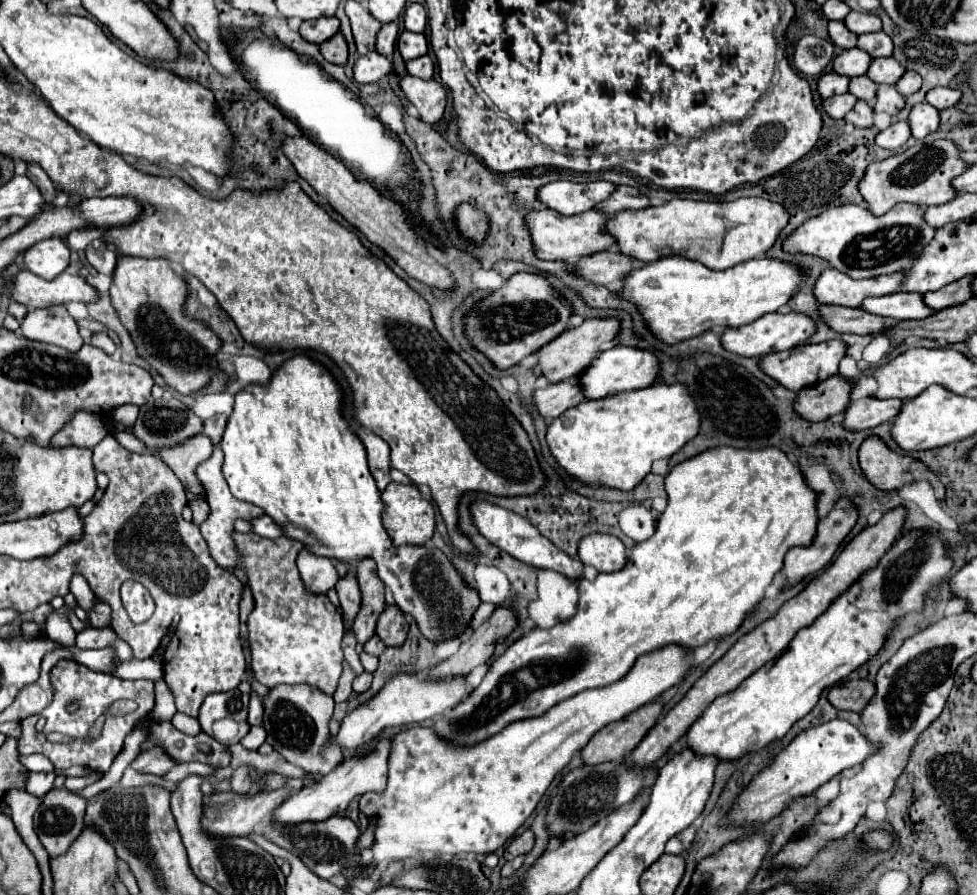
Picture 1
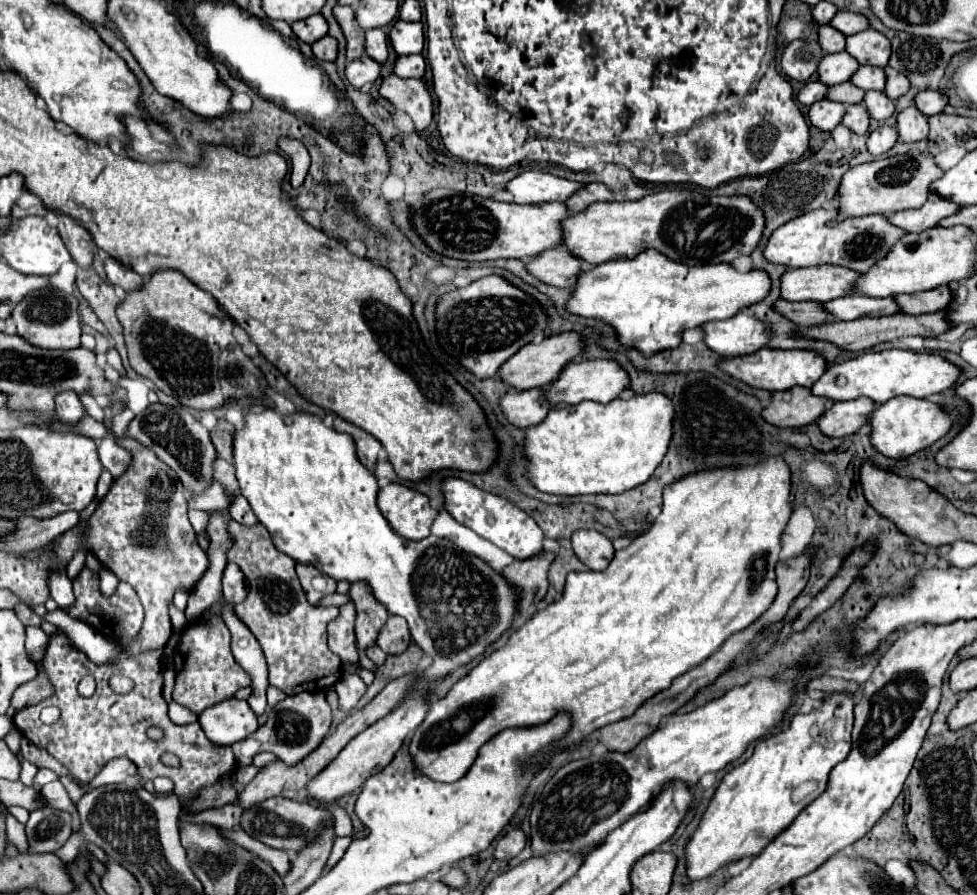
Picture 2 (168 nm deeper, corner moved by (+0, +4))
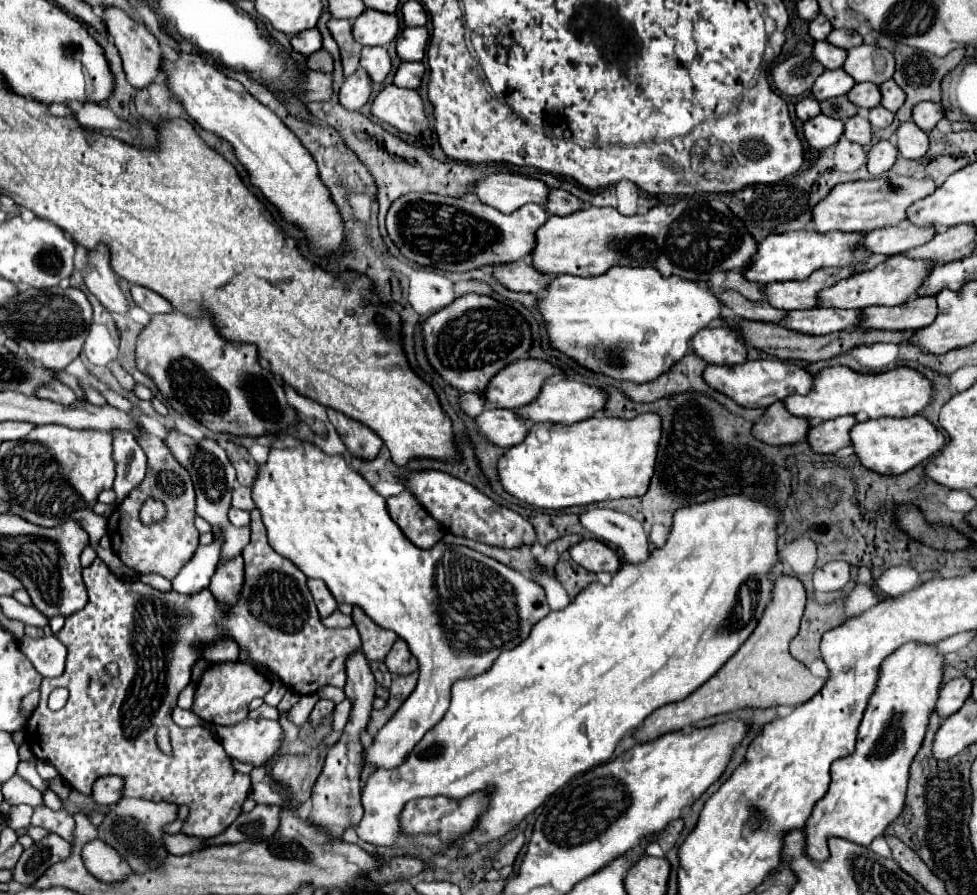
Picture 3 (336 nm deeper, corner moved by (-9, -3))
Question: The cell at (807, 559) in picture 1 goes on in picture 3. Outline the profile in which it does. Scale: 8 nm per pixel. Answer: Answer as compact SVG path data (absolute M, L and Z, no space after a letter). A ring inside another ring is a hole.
M781 576L773 588L771 604L767 604L767 612L763 612L763 620L755 626L755 632L747 638L747 644L723 664L723 668L699 688L681 700L679 704L667 704L667 708L655 710L647 720L643 730L633 732L639 742L651 742L657 736L663 736L673 730L691 728L695 722L703 718L711 718L717 714L743 710L743 708L771 708L771 706L797 706L811 700L825 684L823 678L813 676L807 666L795 660L789 654L789 642L799 630L799 622L805 610L805 588L793 576Z

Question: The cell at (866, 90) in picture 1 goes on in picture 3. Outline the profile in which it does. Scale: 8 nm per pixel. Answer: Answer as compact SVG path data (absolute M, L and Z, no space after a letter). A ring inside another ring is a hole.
M839 96L839 98L829 98L829 100L823 100L821 102L821 112L825 116L831 116L831 118L839 118L839 120L847 120L851 116L857 114L857 106L851 104L847 100L847 96Z

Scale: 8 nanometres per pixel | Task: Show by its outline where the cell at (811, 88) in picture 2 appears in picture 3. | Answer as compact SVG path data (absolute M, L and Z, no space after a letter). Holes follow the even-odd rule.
M807 96L807 98L803 98L801 102L797 102L797 106L795 106L795 114L797 114L797 118L799 118L801 122L807 122L807 120L811 120L811 118L815 118L815 116L821 114L819 102L817 102L815 98Z

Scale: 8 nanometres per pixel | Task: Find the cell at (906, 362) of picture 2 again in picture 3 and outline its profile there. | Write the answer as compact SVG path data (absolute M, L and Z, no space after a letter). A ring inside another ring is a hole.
M847 366L823 368L813 376L811 392L805 396L787 396L781 400L793 416L805 416L805 420L833 420L839 416L855 418L907 418L921 412L931 402L933 384L917 370L901 366L881 374L859 374Z

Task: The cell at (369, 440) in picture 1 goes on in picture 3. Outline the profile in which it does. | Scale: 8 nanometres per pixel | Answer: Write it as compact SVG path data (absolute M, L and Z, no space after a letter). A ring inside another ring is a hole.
M327 408L327 416L329 416L329 422L335 426L335 430L339 432L343 444L355 458L369 460L379 454L379 448L383 446L383 442L371 428L331 408Z

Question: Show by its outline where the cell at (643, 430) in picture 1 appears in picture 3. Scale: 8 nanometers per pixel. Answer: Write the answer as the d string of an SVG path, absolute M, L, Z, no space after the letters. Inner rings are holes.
M653 412L639 414L633 420L601 414L569 426L533 424L527 438L507 448L499 458L497 476L507 494L545 510L643 496L655 470L659 426L659 416Z

